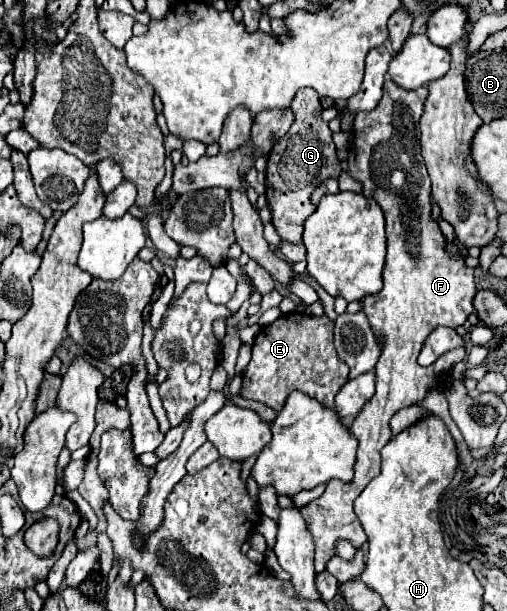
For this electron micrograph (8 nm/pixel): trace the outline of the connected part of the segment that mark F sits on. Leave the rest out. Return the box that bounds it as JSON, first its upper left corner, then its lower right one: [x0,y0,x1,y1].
[299,80,475,572]

